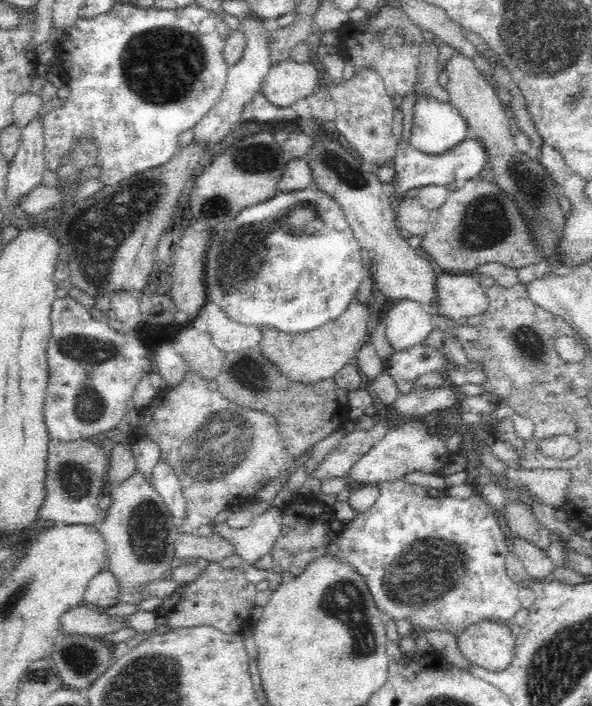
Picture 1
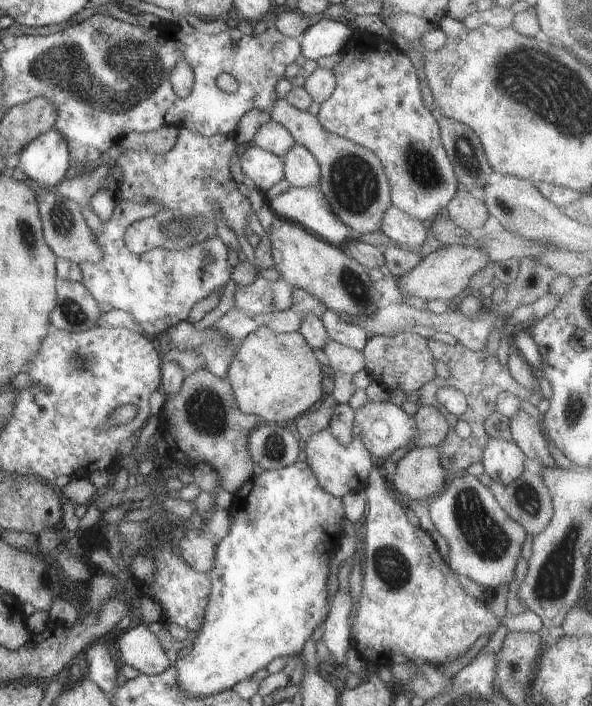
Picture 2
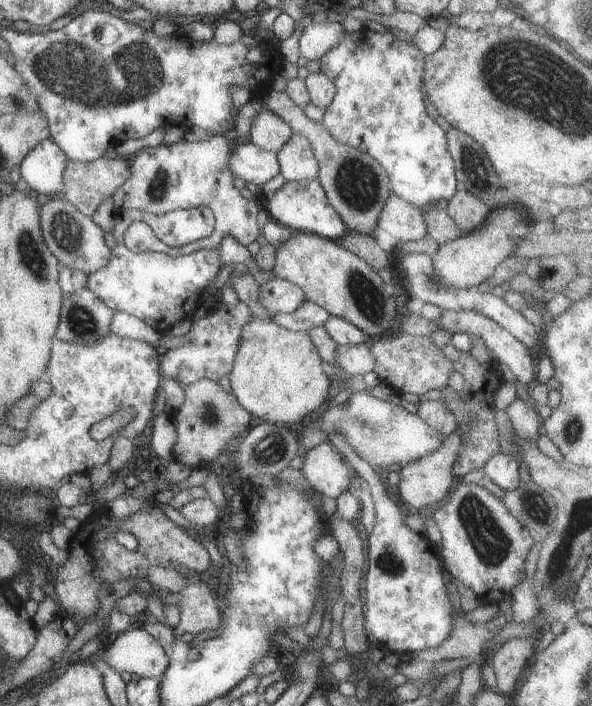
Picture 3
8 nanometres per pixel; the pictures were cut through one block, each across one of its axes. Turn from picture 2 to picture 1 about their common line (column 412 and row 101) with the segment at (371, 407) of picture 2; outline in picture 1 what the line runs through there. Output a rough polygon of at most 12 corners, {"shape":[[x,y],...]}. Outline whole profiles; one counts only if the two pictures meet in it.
{"shape":[[420,96],[410,144],[442,154],[468,129],[452,104]]}

